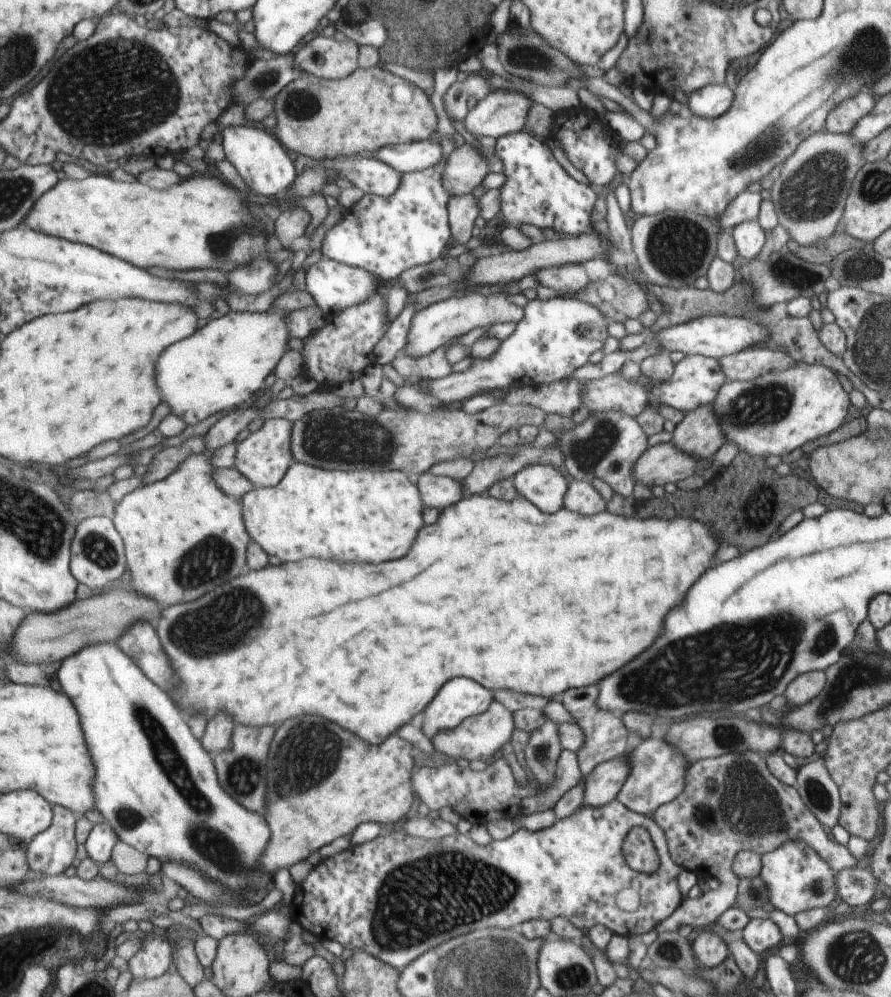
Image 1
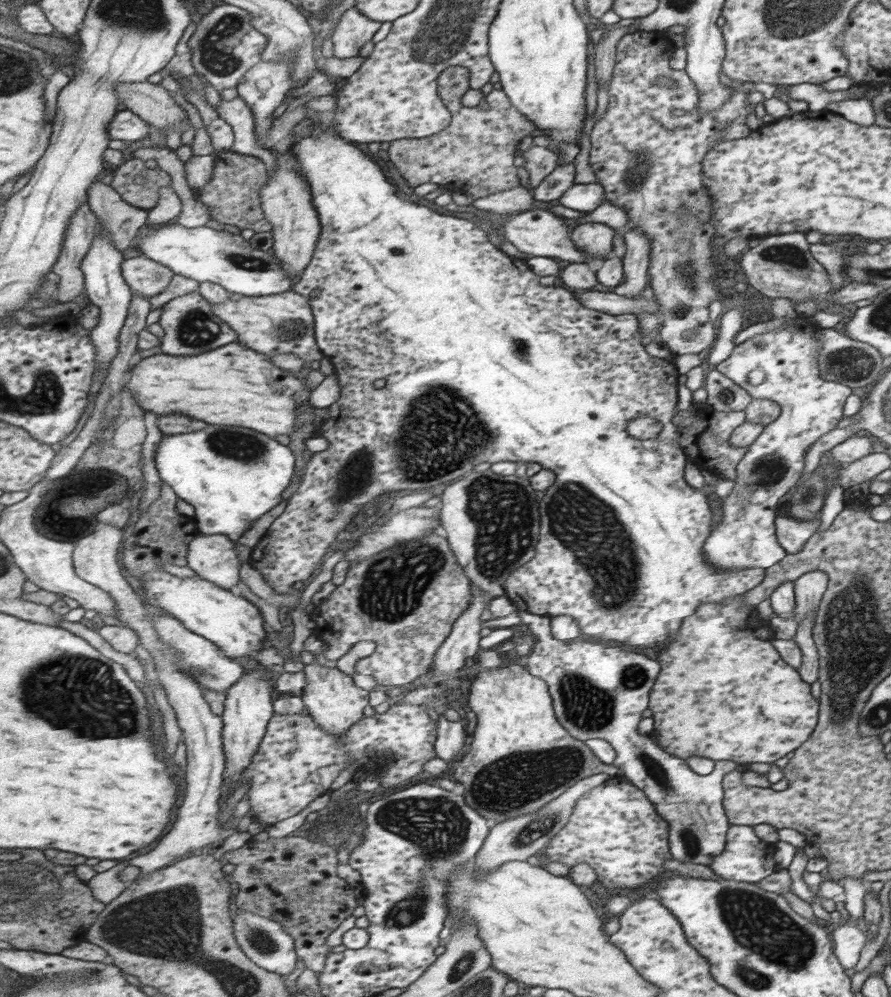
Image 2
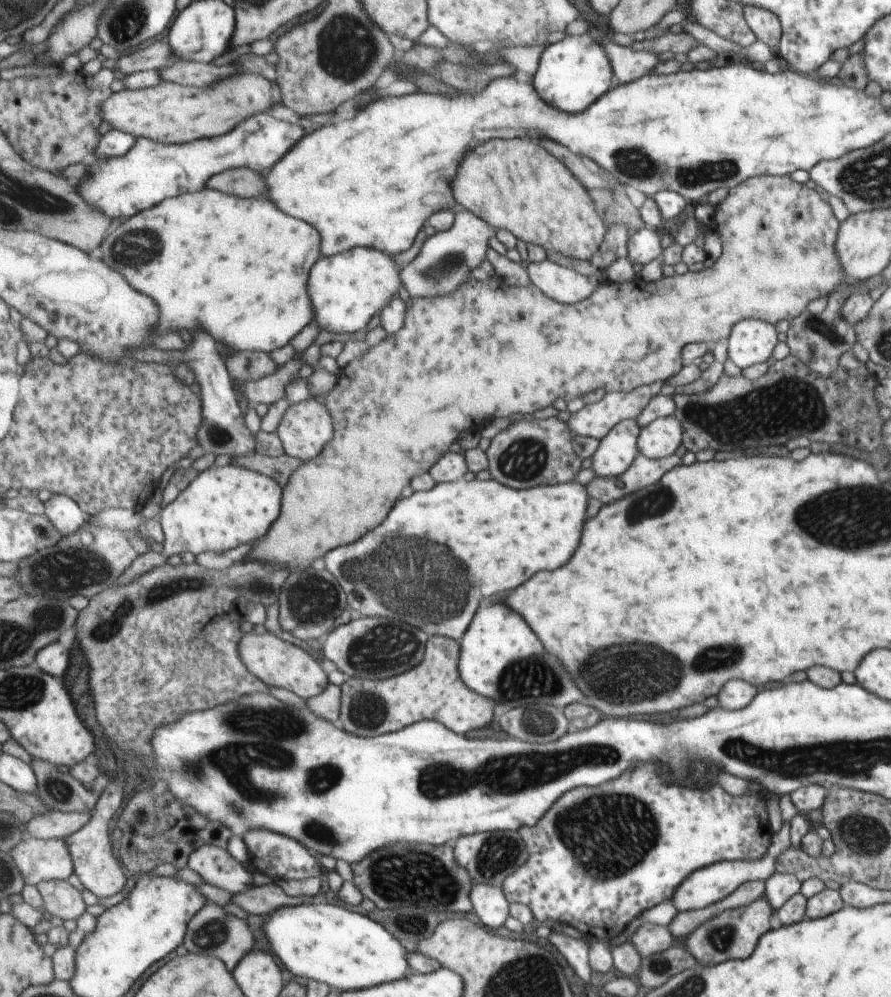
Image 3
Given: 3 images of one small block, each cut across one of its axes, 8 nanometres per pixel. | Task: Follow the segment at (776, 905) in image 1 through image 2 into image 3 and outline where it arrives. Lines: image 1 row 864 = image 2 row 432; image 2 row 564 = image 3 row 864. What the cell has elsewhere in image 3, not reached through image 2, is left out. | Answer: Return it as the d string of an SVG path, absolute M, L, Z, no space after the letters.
M786 821L782 823L780 831L772 836L769 853L762 859L757 859L756 861L722 861L713 865L706 865L704 869L698 869L692 876L686 877L684 884L673 894L671 898L673 904L682 912L706 908L708 905L713 905L715 902L731 895L743 882L758 879L766 880L776 872L775 862L790 846L790 837L790 824Z

